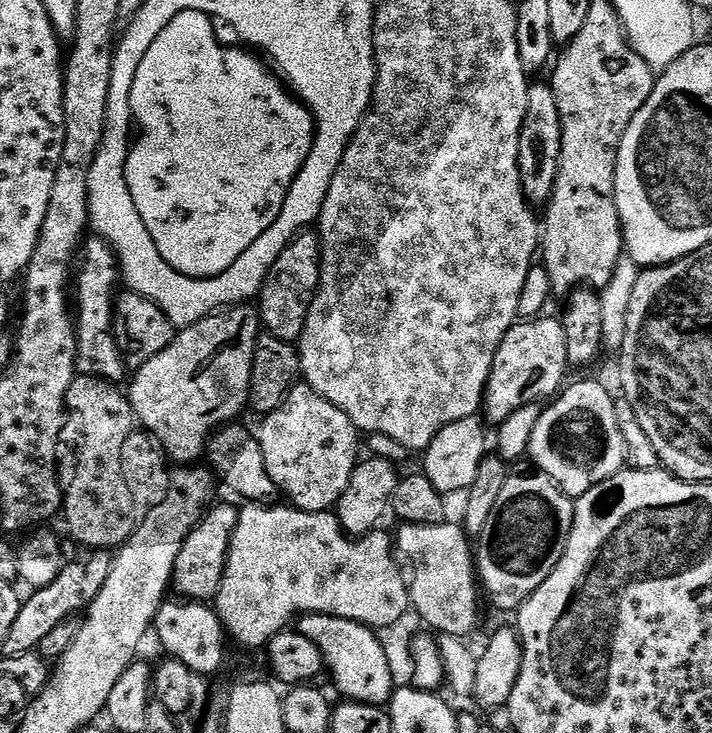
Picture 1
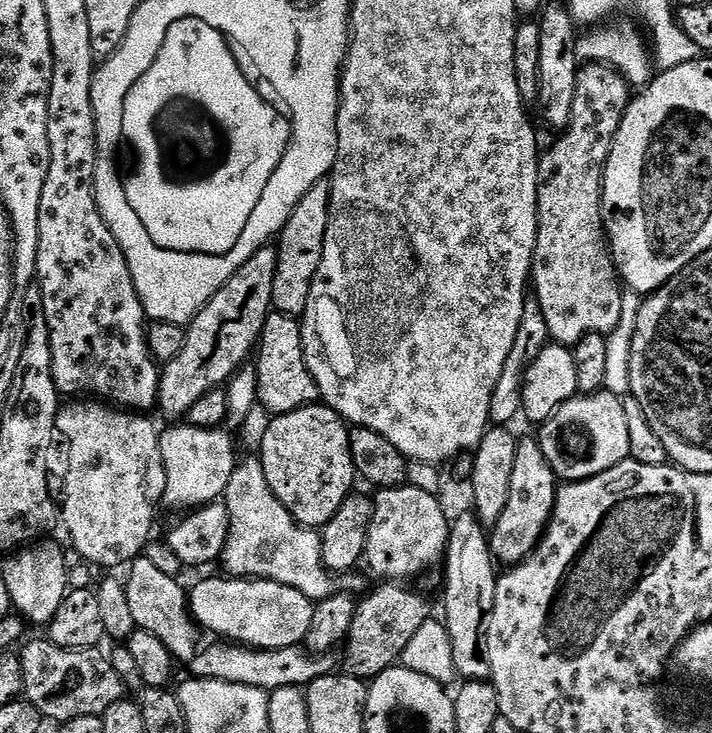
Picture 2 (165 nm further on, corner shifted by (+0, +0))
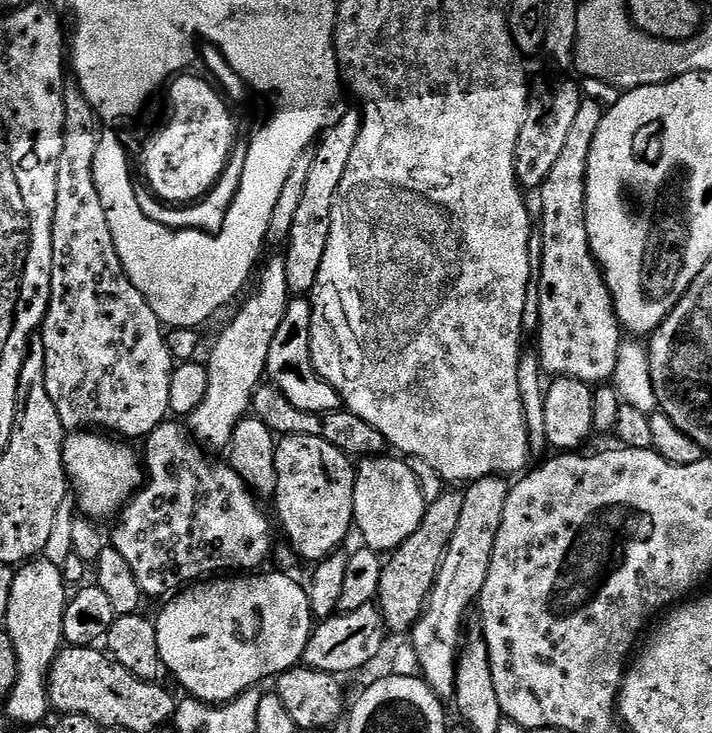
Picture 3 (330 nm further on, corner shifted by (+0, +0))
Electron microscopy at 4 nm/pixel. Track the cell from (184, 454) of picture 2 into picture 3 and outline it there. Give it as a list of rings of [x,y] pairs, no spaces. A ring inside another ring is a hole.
[[[276,254],[273,260],[265,259],[258,272],[258,279],[255,281],[256,289],[252,297],[241,306],[236,312],[236,317],[225,326],[212,348],[212,353],[206,357],[208,366],[208,377],[210,386],[206,386],[206,398],[198,402],[198,406],[187,413],[186,427],[192,433],[197,444],[205,449],[212,448],[227,449],[232,442],[232,435],[240,420],[249,415],[252,407],[252,399],[256,389],[260,387],[265,379],[268,370],[268,355],[270,354],[270,342],[274,342],[274,334],[278,334],[278,326],[282,318],[286,318],[286,306],[290,299],[288,283],[286,282],[286,262],[283,255]]]

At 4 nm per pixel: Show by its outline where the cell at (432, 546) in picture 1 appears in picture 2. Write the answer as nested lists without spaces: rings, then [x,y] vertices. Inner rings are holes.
[[[401,486],[398,488],[384,488],[383,490],[377,491],[372,501],[372,521],[370,522],[370,530],[368,531],[368,537],[366,538],[366,550],[364,551],[366,557],[366,564],[372,567],[372,572],[376,576],[384,576],[380,578],[387,578],[392,582],[412,582],[415,576],[420,576],[423,572],[428,572],[432,567],[439,565],[441,561],[445,559],[448,550],[448,530],[450,523],[446,516],[442,512],[442,506],[440,505],[437,497],[426,494],[426,490],[418,490],[411,486]]]

